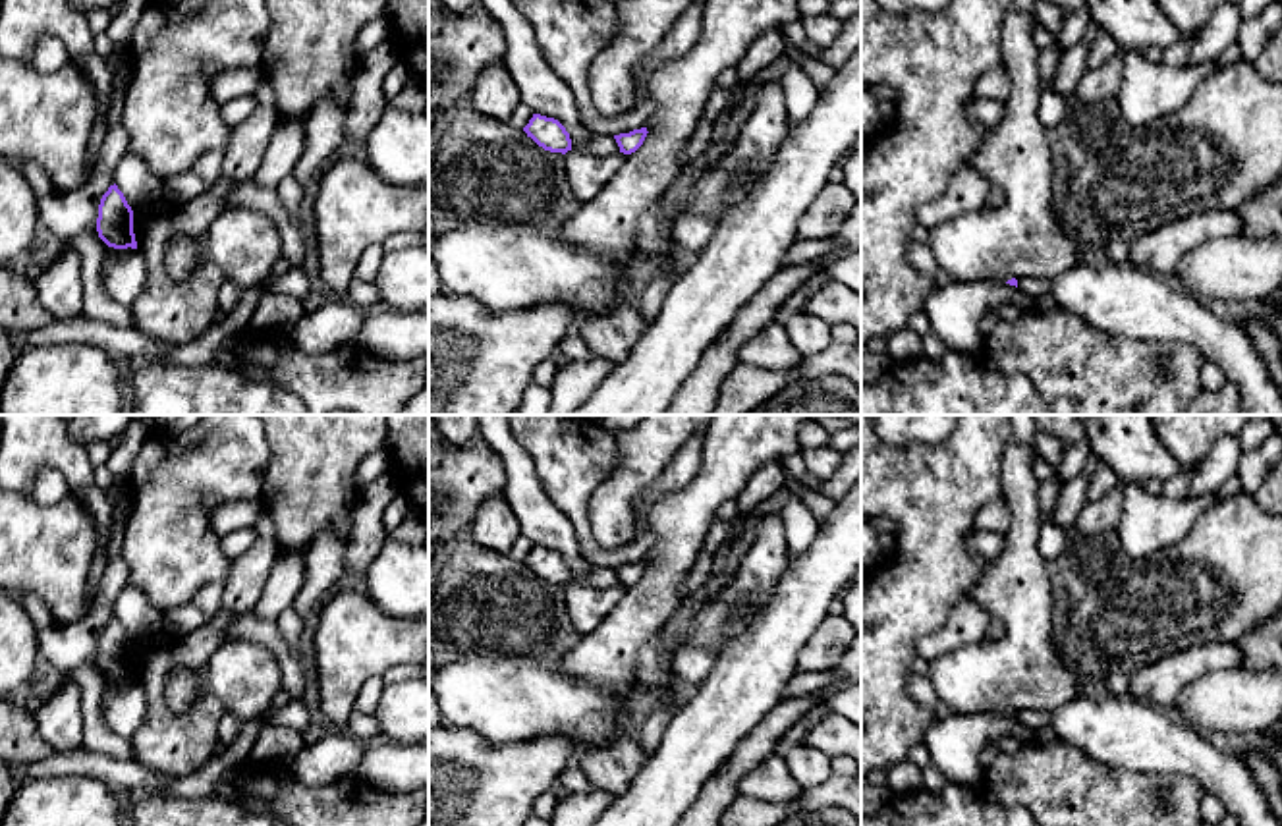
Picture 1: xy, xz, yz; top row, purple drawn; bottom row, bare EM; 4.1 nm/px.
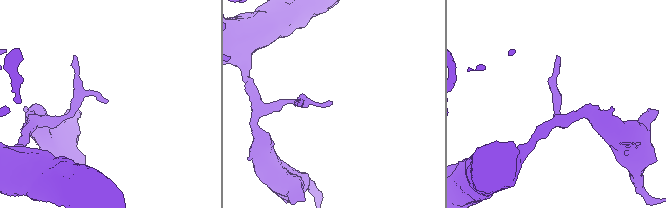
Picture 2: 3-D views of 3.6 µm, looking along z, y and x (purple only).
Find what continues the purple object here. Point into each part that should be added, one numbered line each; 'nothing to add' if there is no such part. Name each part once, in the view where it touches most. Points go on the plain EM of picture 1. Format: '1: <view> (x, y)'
nothing to add

